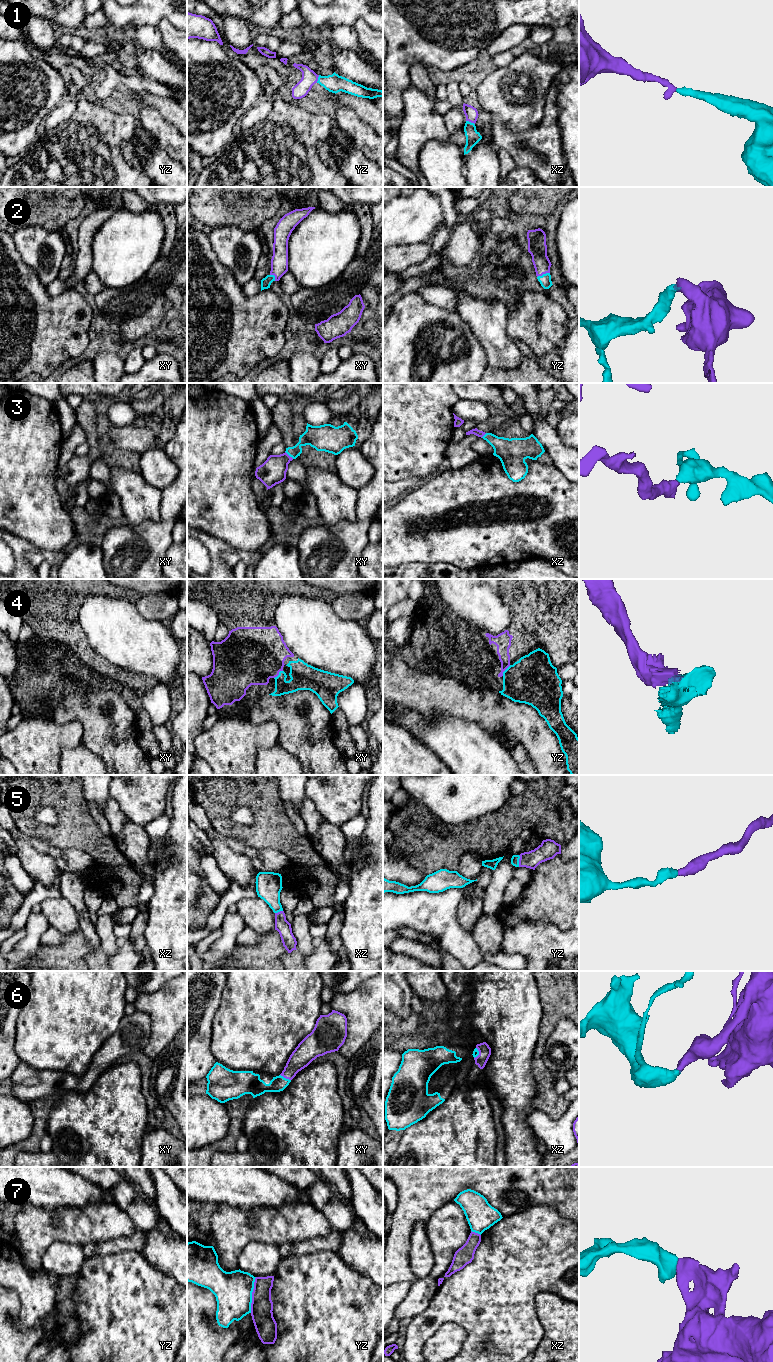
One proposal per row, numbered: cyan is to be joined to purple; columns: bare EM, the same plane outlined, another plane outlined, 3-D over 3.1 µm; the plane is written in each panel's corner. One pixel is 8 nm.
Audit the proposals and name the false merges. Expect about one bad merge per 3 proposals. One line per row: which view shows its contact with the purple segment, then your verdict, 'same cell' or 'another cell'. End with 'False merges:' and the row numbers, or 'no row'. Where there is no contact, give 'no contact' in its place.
1: meets purple in xz; same cell
2: meets purple in yz; same cell
3: meets purple in xy; same cell
4: meets purple in xy; same cell
5: meets purple in yz; same cell
6: meets purple in xy; same cell
7: meets purple in yz; another cell
False merges: 7

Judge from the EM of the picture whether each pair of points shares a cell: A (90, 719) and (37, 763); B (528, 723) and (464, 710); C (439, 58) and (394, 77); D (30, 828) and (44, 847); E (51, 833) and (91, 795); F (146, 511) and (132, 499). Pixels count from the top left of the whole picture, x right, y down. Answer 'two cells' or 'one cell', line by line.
A: two cells
B: one cell
C: one cell
D: two cells
E: two cells
F: one cell

